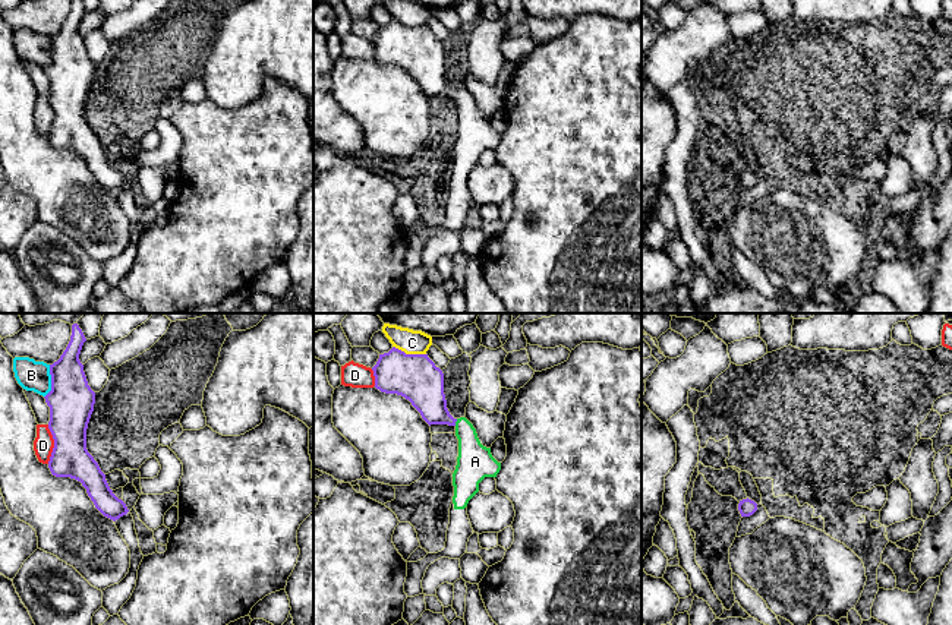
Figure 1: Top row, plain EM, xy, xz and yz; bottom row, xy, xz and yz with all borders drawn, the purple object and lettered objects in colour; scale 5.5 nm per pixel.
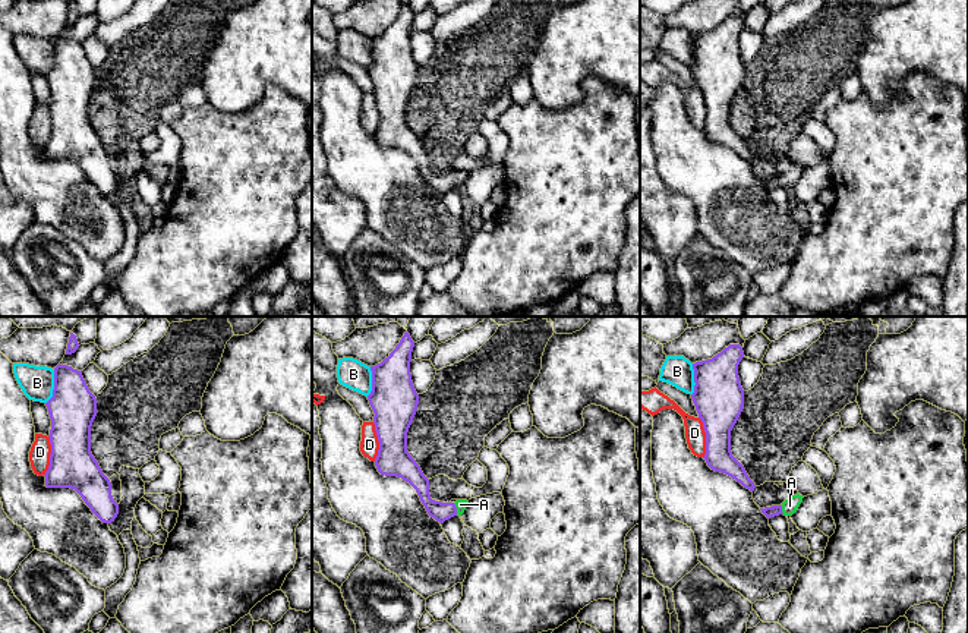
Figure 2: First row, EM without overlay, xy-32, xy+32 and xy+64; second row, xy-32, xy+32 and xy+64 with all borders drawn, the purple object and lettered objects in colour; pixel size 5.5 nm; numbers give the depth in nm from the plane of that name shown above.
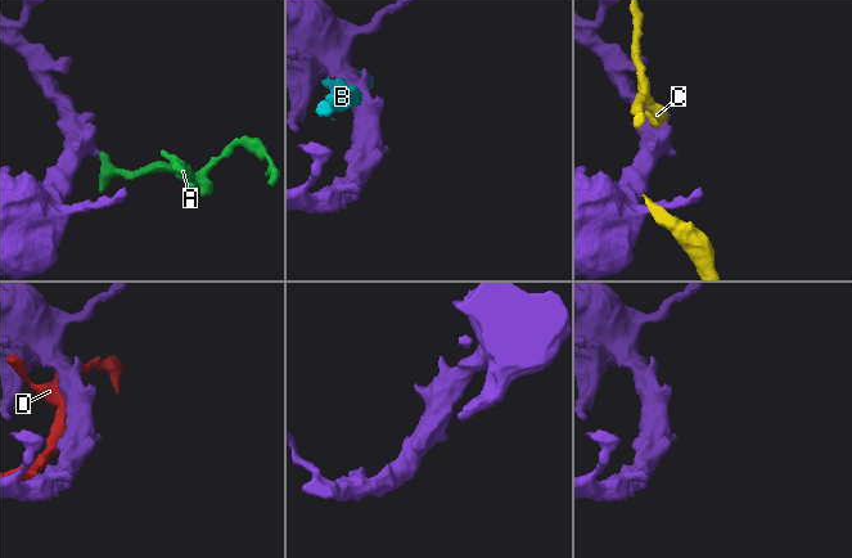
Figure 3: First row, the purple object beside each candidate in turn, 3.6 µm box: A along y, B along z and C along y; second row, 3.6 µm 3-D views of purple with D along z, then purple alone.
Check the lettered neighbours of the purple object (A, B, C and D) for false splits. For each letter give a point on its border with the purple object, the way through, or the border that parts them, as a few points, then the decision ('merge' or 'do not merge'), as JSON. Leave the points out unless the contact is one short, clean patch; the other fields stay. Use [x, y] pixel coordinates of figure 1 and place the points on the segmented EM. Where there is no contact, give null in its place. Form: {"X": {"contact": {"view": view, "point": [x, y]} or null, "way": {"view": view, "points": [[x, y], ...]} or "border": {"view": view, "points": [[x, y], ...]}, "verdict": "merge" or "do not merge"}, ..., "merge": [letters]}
{"A": {"contact": {"view": "xz", "point": [456, 420]}, "way": {"view": "xz", "points": [[424, 388], [456, 420], [465, 429], [475, 461]]}, "verdict": "merge"}, "B": {"contact": {"view": "xy", "point": [51, 381]}, "verdict": "do not merge"}, "C": {"contact": {"view": "xz", "point": [409, 354]}, "verdict": "do not merge"}, "D": {"contact": {"view": "xy", "point": [54, 444]}, "verdict": "do not merge"}, "merge": ["A"]}

